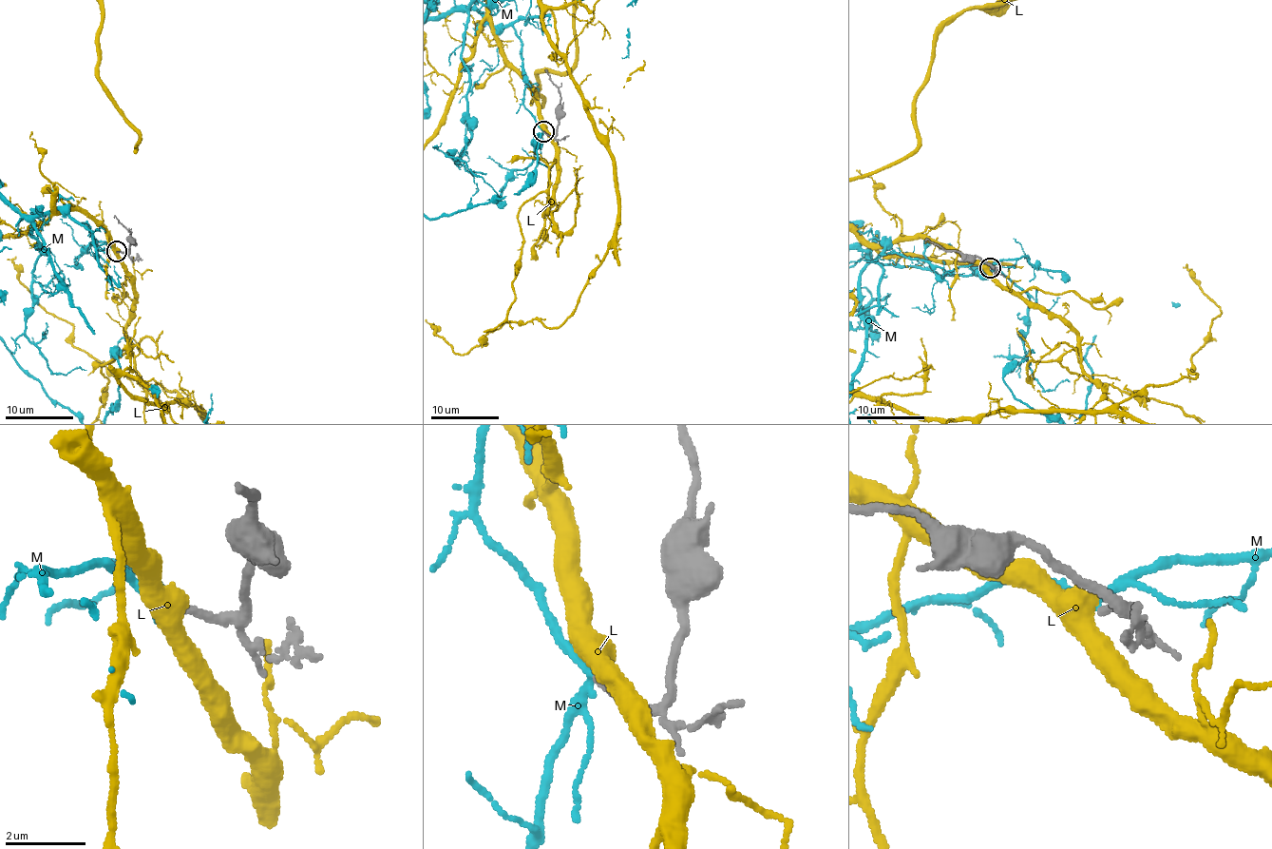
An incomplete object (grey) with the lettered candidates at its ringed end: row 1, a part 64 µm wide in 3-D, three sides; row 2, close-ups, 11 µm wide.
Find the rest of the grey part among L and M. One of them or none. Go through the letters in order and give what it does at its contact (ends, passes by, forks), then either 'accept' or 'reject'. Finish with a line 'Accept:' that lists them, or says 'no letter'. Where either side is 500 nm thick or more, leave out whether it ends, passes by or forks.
L: reject
M: it passes by; accept
Accept: M

